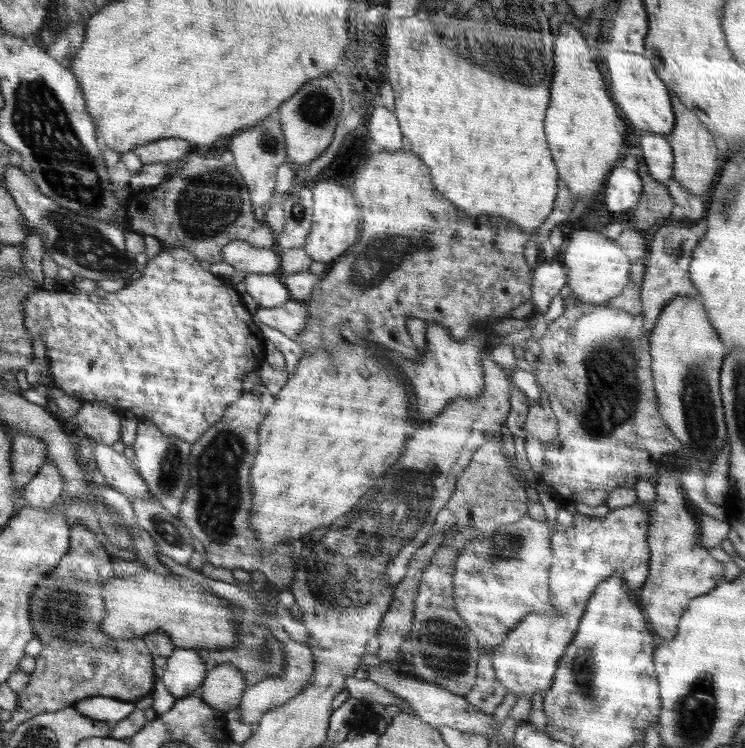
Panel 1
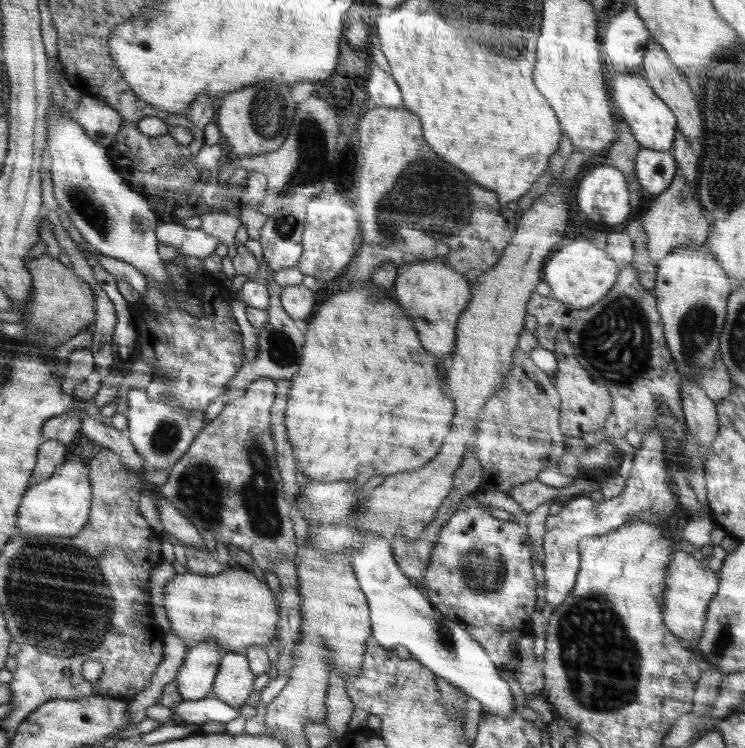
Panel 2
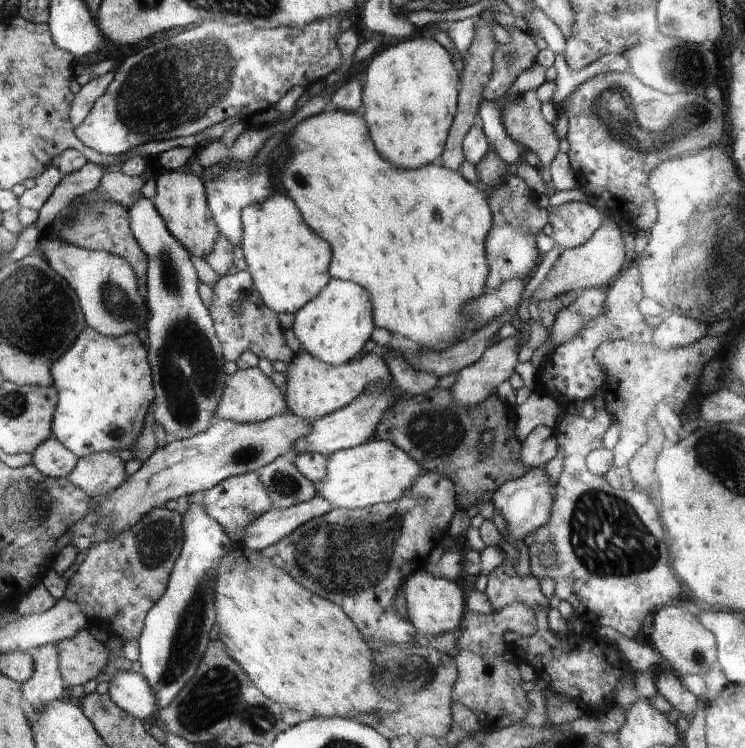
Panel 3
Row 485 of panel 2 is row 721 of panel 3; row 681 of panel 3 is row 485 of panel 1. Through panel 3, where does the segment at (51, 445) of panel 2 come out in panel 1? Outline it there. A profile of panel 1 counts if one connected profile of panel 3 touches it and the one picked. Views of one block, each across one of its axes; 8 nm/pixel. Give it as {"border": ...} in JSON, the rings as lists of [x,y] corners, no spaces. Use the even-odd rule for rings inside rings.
{"border":[[[46,463],[39,471],[39,474],[36,474],[22,488],[24,489],[22,495],[27,506],[47,510],[55,506],[63,488],[64,482],[58,468],[51,463]]]}

